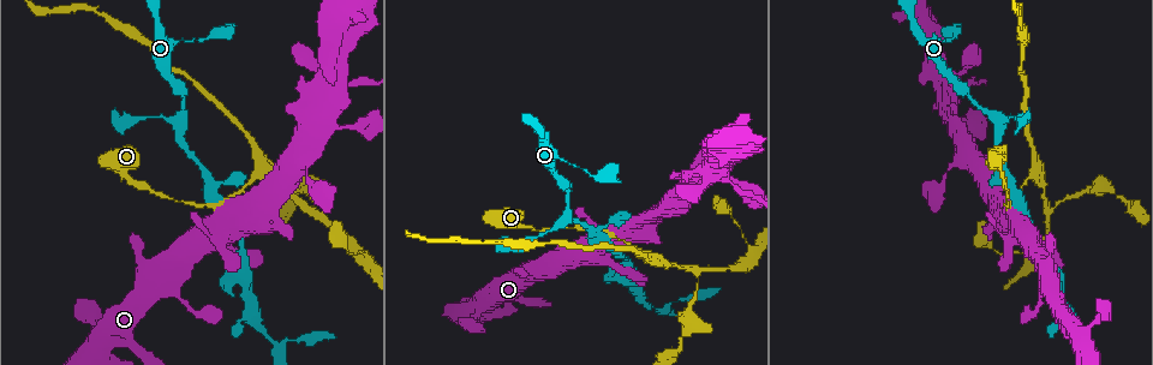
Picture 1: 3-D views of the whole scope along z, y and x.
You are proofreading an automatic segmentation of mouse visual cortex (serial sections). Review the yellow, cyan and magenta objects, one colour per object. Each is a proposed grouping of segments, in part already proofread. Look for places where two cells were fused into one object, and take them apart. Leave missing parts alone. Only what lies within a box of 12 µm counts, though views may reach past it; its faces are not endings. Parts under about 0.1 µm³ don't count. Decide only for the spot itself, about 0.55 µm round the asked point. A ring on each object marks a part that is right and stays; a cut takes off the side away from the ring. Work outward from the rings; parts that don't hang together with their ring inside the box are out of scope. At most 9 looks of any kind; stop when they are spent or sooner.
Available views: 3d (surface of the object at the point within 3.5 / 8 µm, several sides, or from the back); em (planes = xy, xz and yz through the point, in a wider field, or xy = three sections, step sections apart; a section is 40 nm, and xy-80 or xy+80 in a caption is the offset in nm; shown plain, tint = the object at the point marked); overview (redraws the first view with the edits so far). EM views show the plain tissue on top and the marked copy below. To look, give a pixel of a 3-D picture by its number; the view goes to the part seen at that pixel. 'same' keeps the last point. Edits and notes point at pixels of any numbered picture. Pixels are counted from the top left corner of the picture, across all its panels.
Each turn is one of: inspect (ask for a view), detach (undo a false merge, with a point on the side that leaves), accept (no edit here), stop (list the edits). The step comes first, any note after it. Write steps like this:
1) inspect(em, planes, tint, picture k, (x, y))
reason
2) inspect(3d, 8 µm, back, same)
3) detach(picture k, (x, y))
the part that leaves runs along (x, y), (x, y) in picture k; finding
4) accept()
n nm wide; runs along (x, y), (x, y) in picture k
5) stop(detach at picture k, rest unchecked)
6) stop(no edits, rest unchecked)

inspect(3d, 3.5 µm, picture 1, (1009, 206))
sudden change in width

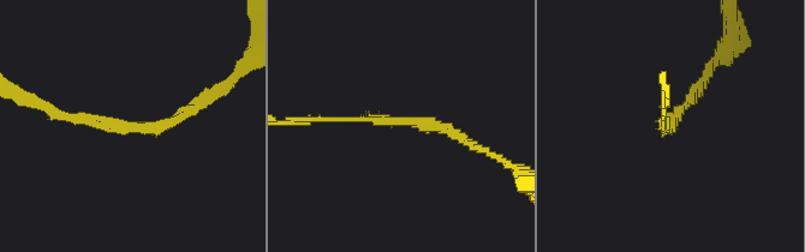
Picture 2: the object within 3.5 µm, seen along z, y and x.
inspect(em, xy, step 1, tint, picture 2, (665, 126))
shape alone is not enough

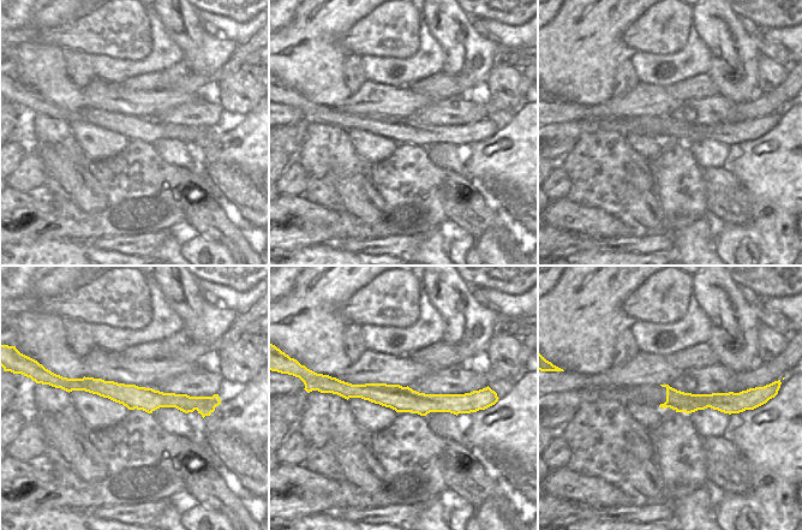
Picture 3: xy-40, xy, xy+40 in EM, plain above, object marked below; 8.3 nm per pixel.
inspect(em, xy, step 5, tint, same)

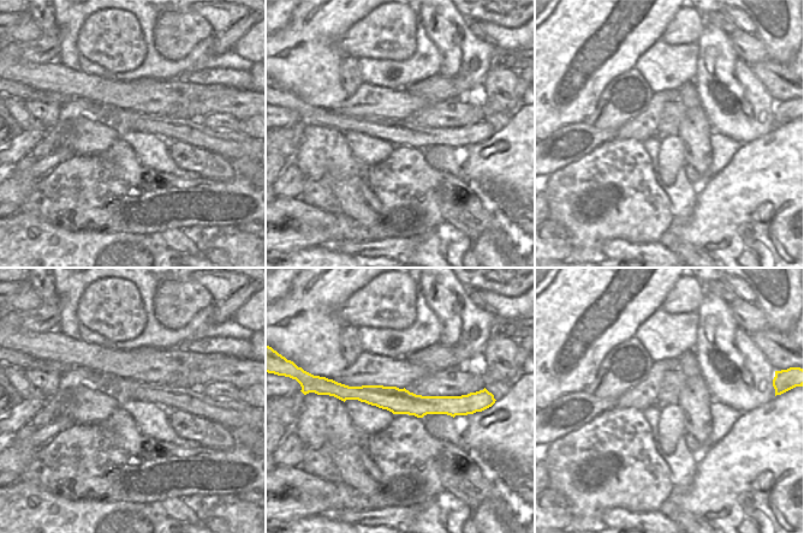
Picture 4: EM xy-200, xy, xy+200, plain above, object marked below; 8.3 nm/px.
accept()
arms of 100, 150 nm; runs along (338, 393), (463, 412) in picture 4; one cell here

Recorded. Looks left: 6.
inspect(3d, 3.5 µm, picture 1, (162, 287))
arms part here

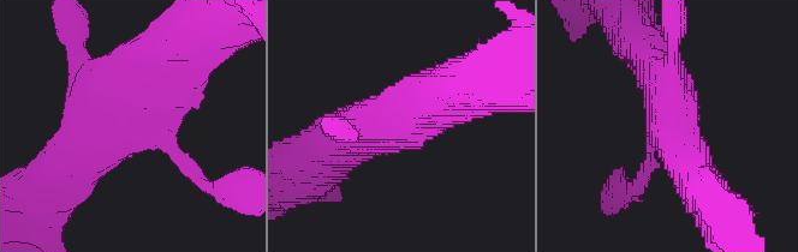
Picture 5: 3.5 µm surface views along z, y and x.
inspect(em, planes, tint, picture 5, (136, 125))
shape alone is not enough

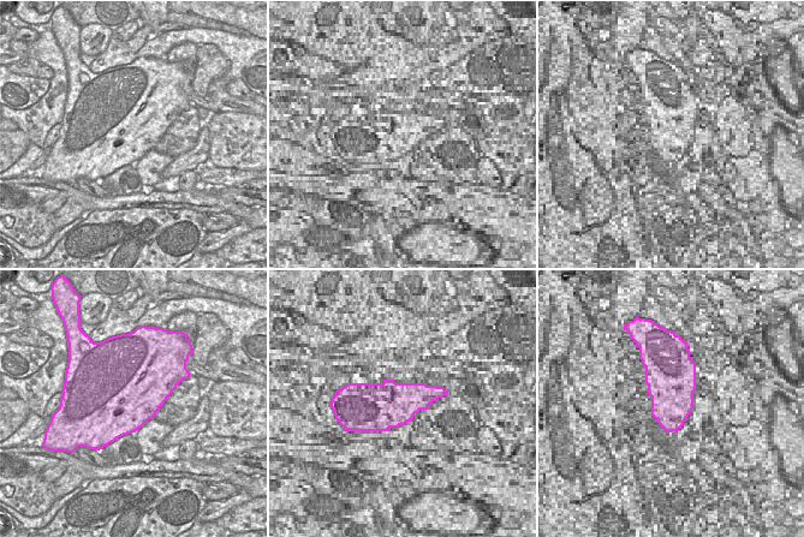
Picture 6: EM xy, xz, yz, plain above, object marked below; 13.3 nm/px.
accept()
continuous, no second cell

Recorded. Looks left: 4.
inspect(3d, 3.5 µm, picture 1, (1037, 172))
sudden change in width

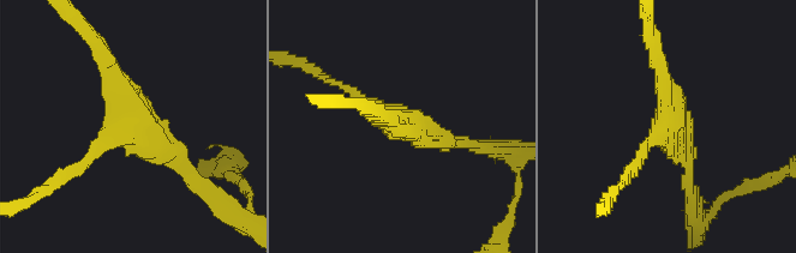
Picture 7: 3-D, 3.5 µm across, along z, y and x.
inspect(em, xy, step 5, tint, picture 7, (126, 125))
3 arms; arms of 150, 250, 250 nm

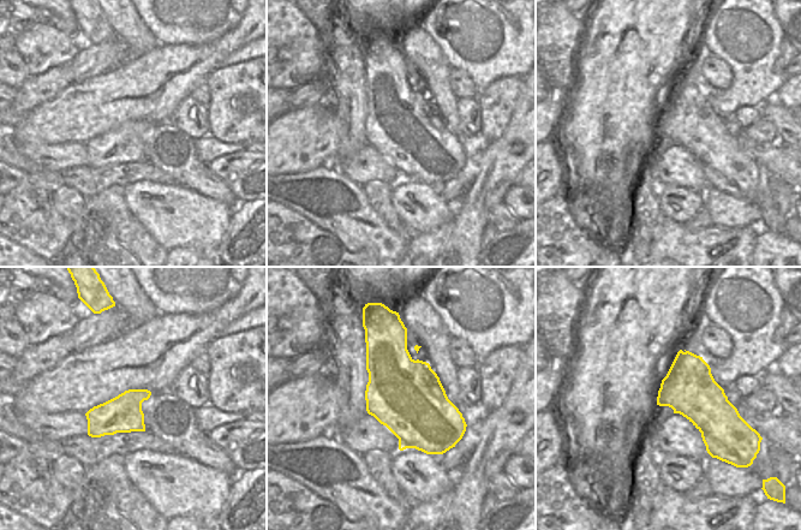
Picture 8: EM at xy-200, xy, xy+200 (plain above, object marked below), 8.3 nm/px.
inspect(em, xy, step 1, tint, same)
another direction

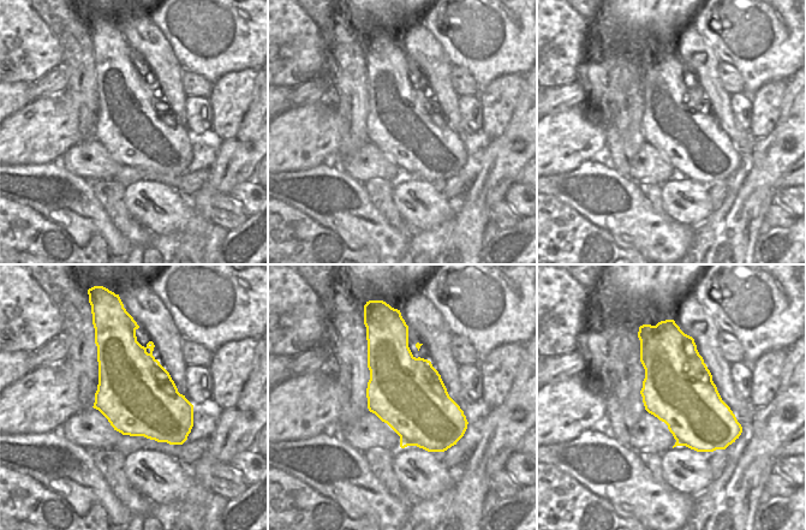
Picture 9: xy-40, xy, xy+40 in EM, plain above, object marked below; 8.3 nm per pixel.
accept()
runs along (337, 85), (393, 122), (453, 144) in picture 7; one cell here

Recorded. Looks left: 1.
stop(no edits, rest unchecked)

